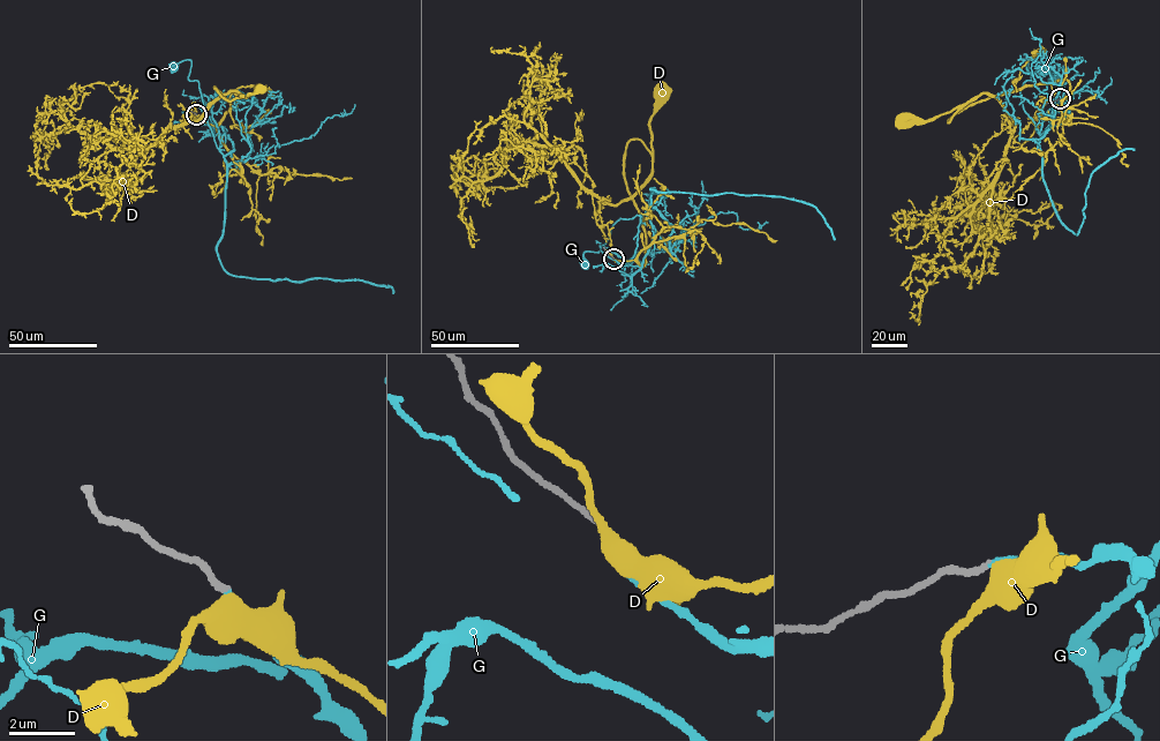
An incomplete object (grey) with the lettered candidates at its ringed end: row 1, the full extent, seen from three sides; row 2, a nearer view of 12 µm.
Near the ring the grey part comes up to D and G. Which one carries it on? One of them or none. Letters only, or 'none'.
G

